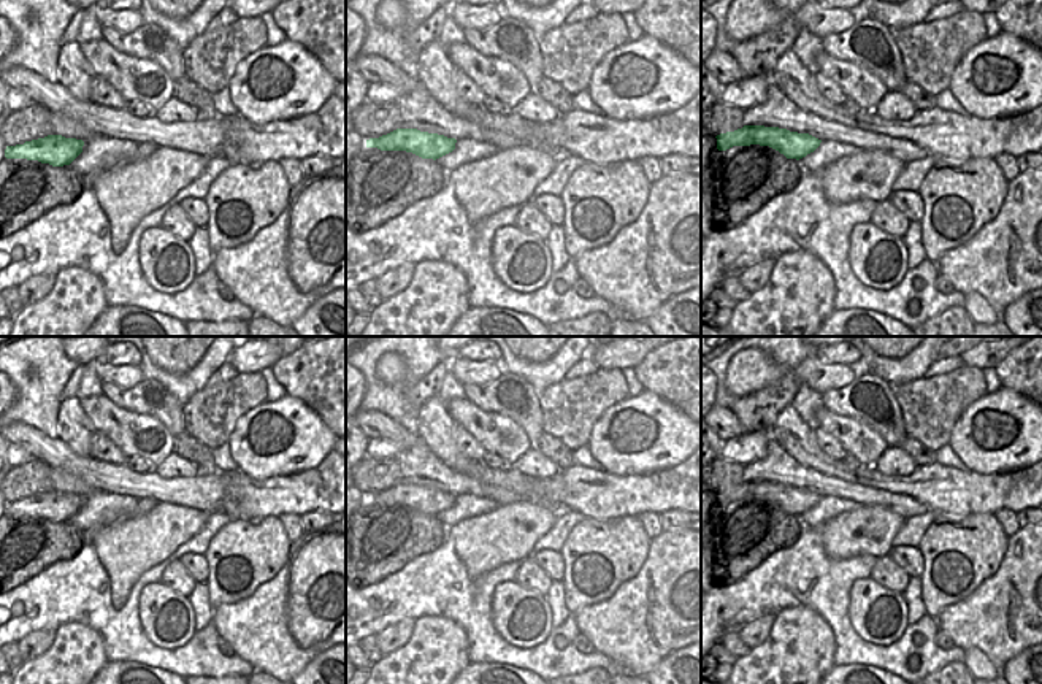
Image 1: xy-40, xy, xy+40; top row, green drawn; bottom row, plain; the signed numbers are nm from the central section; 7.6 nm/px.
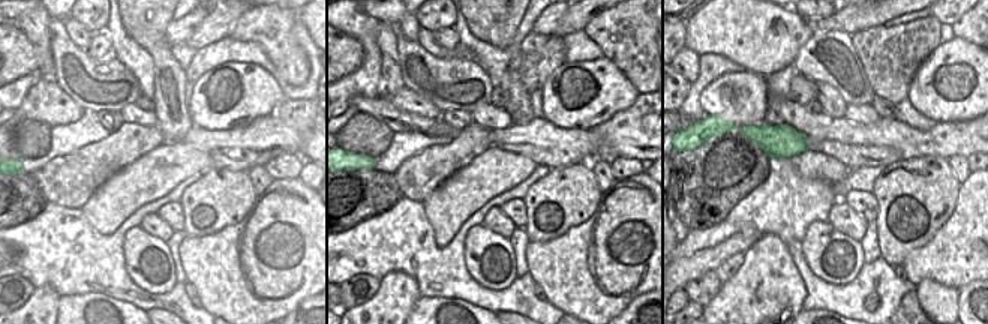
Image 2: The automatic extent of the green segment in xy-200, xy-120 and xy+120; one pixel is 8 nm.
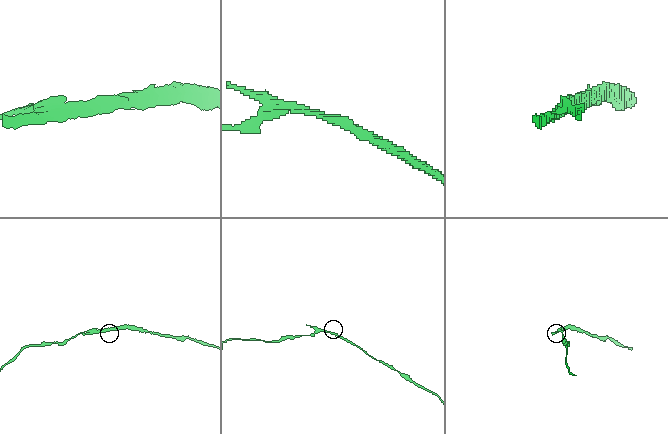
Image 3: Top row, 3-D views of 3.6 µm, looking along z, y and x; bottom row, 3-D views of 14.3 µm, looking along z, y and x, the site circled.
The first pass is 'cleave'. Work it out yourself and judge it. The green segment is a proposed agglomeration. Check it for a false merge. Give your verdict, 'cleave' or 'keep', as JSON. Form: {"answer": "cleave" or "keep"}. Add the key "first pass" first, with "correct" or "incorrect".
{"first pass": "correct", "answer": "cleave"}

